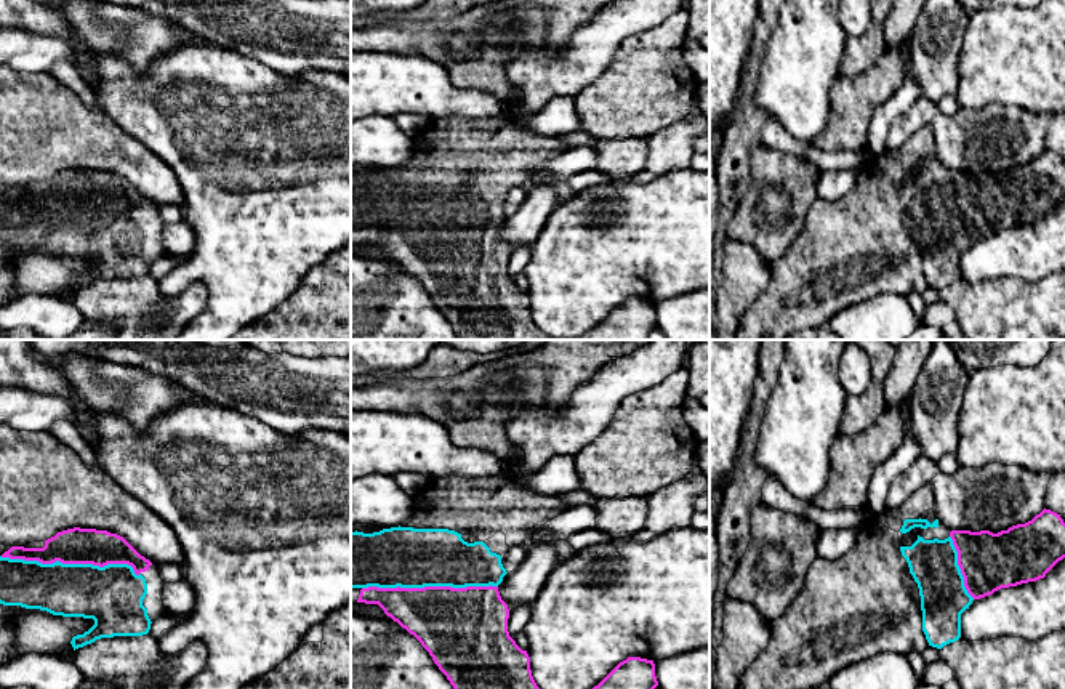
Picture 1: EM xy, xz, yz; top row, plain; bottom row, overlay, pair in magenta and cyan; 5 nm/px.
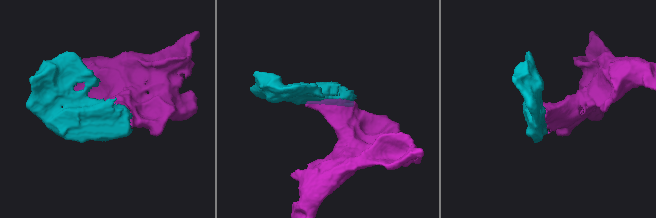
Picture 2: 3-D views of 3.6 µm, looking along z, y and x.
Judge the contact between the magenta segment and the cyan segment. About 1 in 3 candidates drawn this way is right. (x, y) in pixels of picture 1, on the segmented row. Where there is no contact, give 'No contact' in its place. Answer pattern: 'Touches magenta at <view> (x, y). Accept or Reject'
Touches magenta at xy (71, 563). Accept

